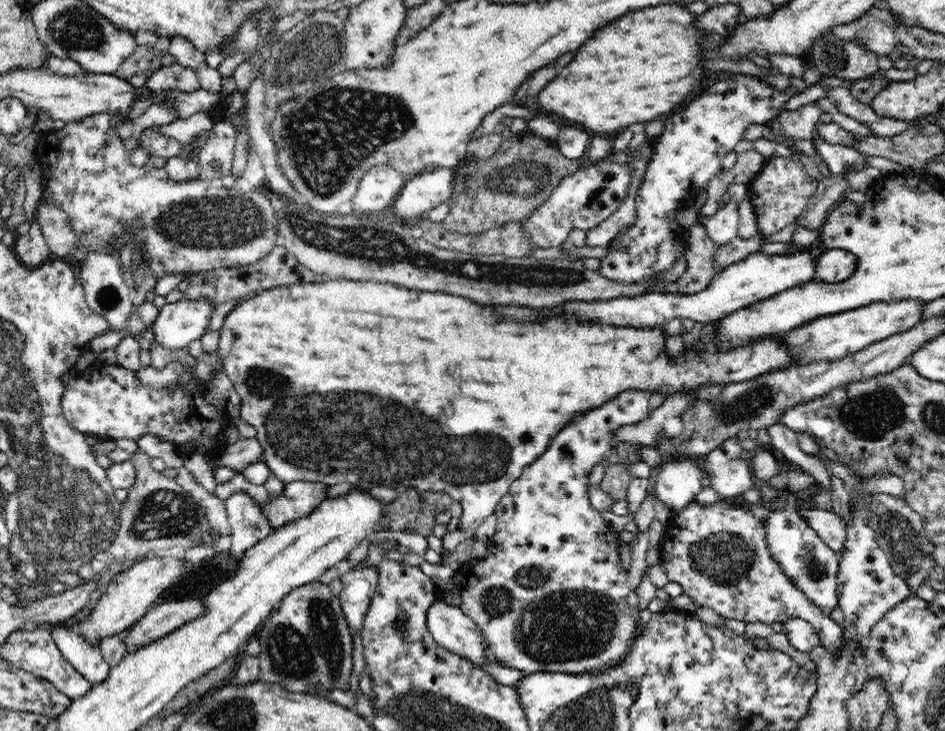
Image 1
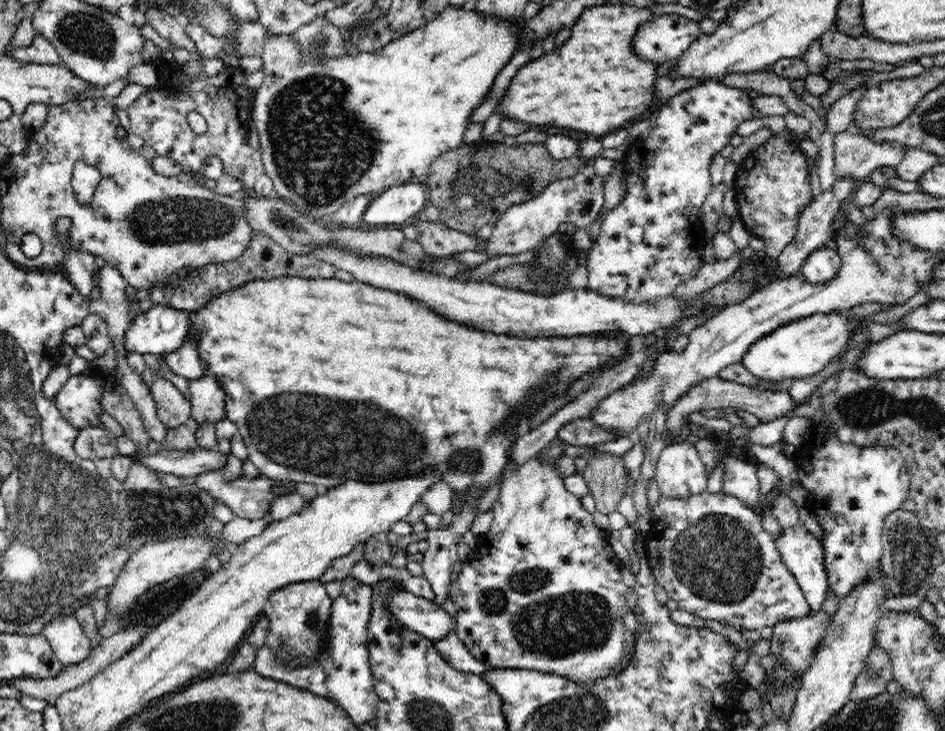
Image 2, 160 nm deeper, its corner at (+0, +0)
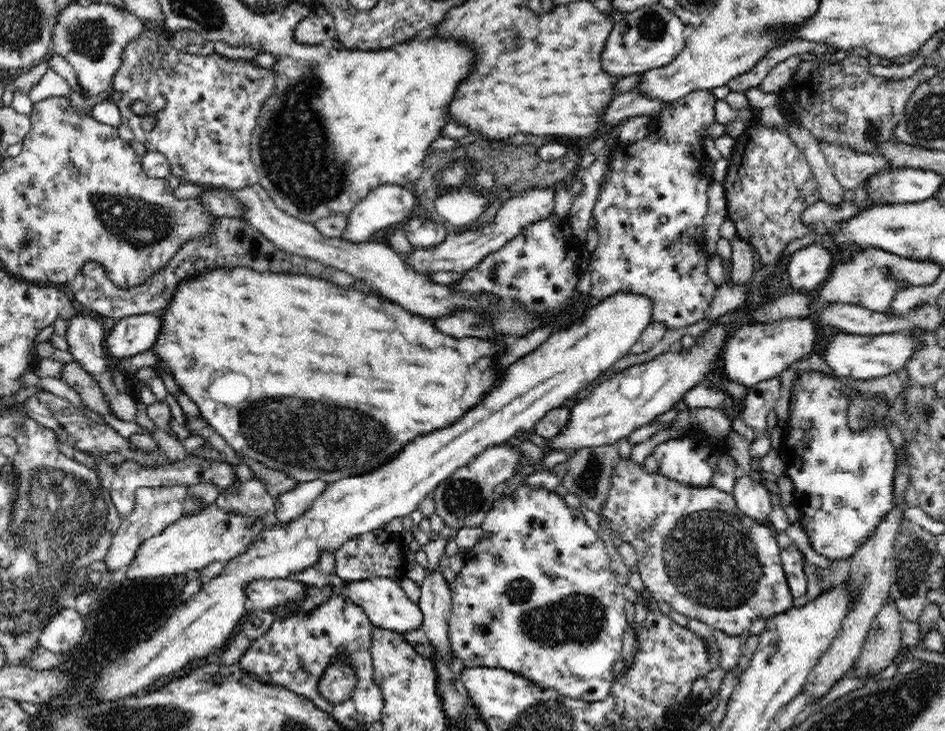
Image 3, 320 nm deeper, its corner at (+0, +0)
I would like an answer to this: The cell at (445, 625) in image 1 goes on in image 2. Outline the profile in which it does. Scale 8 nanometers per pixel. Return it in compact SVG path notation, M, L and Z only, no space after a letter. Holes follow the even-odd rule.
M399 591L391 595L387 606L400 623L430 641L444 638L452 630L452 624L454 624L452 617L440 606L407 591Z

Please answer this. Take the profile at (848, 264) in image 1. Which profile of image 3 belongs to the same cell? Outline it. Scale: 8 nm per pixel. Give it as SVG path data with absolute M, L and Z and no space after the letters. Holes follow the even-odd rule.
M812 243L795 251L788 262L788 289L804 294L816 293L831 275L832 249Z

